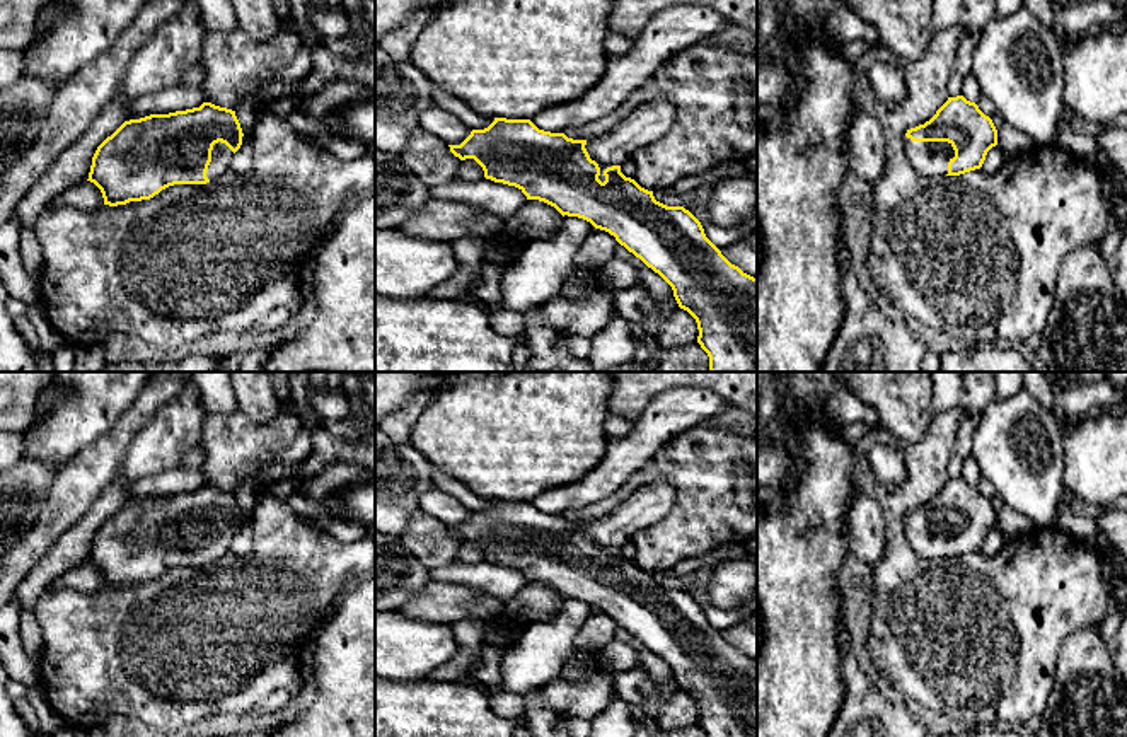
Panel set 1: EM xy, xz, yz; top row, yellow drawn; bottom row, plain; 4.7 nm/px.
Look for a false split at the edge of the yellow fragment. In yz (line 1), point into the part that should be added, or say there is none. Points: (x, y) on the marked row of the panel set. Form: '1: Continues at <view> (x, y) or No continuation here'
1: Continues at yz (930, 159)

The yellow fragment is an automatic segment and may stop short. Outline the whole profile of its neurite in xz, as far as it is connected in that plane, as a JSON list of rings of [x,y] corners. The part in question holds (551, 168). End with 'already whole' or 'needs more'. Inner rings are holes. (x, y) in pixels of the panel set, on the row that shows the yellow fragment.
[[[665,97],[636,107],[609,133],[593,140],[573,140],[564,133],[539,130],[530,119],[494,118],[484,130],[472,130],[460,145],[448,145],[460,160],[474,159],[484,177],[518,188],[527,200],[539,200],[554,206],[563,217],[578,217],[595,229],[616,237],[629,252],[658,273],[673,290],[680,309],[697,322],[697,343],[709,357],[711,372],[757,372],[757,278],[731,264],[706,237],[701,222],[684,206],[667,206],[655,200],[653,191],[641,188],[621,172],[621,164],[633,154],[660,140],[675,123],[675,106]]]; needs more

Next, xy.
[[[211,102],[130,119],[97,147],[87,181],[101,189],[104,205],[109,206],[150,200],[174,184],[206,184],[228,171],[242,136],[235,111]]]; needs more

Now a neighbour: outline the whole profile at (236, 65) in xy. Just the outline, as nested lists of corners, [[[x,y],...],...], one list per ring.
[[[239,27],[227,32],[211,31],[201,53],[205,102],[235,111],[247,94],[273,84],[275,75],[293,60],[298,46],[298,34],[286,29],[263,43]]]

